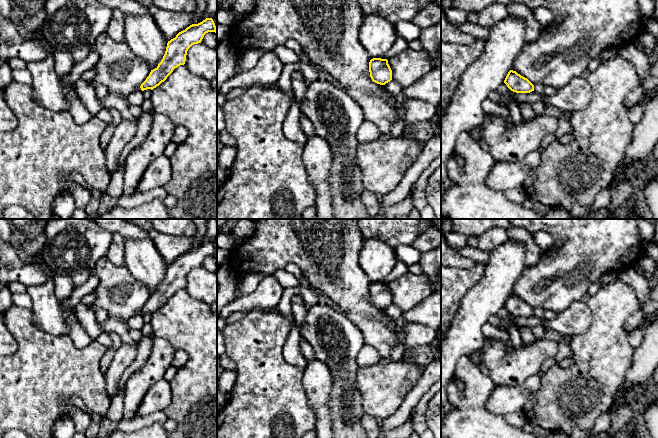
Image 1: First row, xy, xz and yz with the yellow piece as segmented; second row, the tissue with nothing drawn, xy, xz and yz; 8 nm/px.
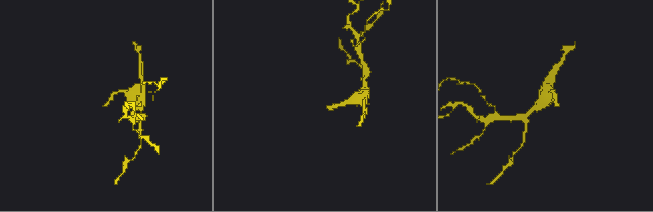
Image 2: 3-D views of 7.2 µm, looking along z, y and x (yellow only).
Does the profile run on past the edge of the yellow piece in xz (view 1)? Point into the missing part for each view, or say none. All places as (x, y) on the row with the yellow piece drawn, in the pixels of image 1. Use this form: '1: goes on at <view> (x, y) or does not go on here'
1: does not go on here

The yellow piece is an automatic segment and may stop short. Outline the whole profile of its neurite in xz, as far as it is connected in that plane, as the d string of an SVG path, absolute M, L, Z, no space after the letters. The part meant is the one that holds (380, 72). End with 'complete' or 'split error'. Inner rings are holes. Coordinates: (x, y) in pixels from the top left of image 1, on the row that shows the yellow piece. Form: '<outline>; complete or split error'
M373 58L369 62L370 77L373 82L385 85L392 80L392 70L387 59Z; complete

